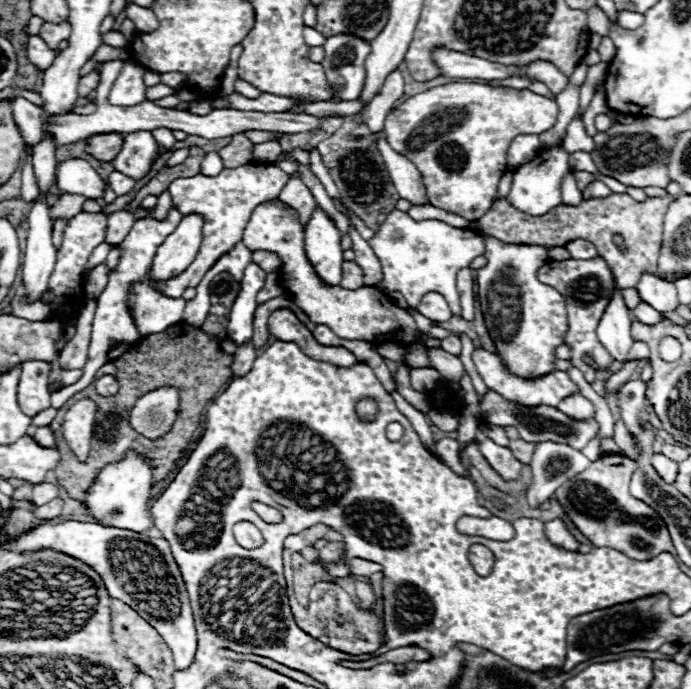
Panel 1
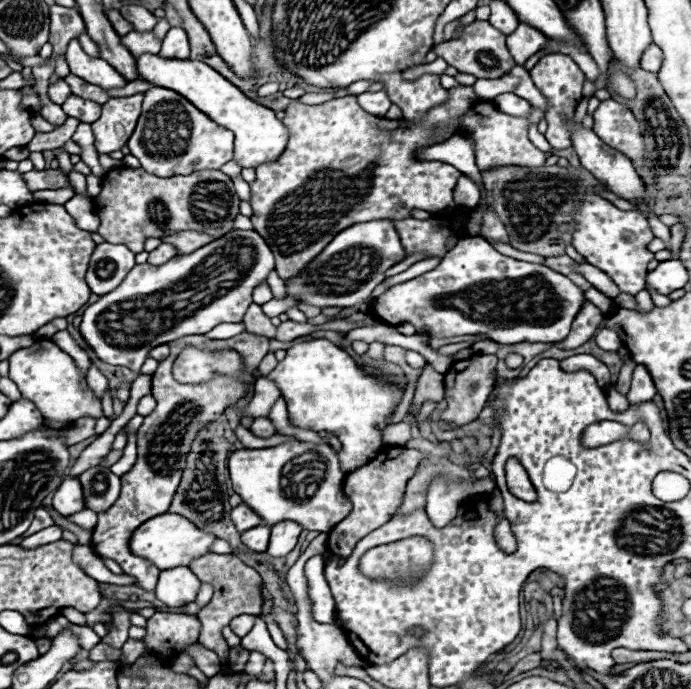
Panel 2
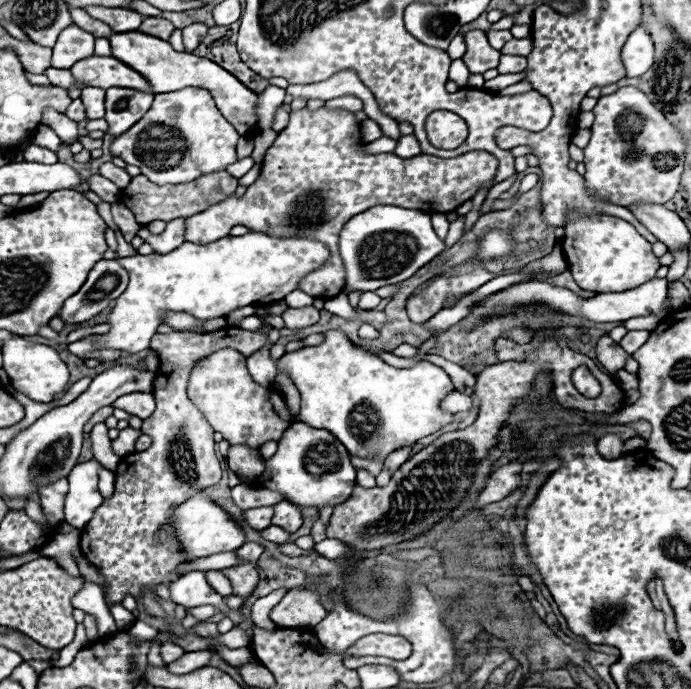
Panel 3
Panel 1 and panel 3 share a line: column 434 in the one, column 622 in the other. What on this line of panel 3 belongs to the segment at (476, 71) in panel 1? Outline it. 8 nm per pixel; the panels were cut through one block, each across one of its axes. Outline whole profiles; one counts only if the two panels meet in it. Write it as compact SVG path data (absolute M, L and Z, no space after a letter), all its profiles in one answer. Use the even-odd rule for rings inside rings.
M640 24L622 48L622 62L628 78L642 76L654 62L654 44L644 24Z

